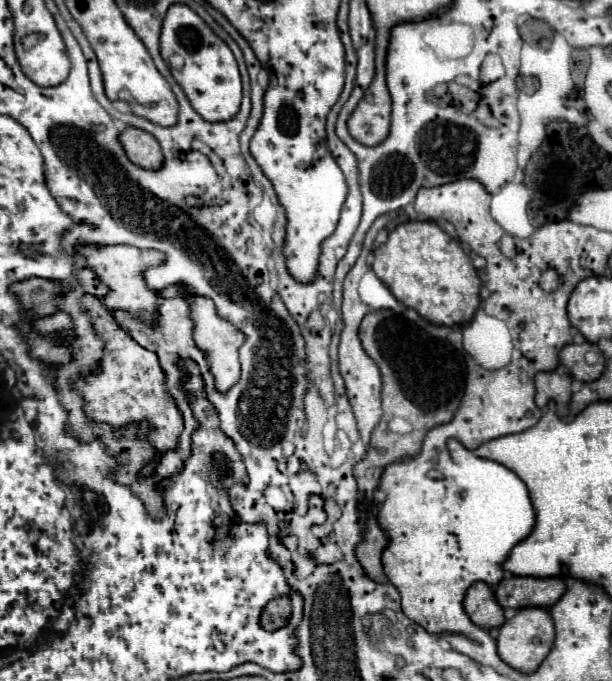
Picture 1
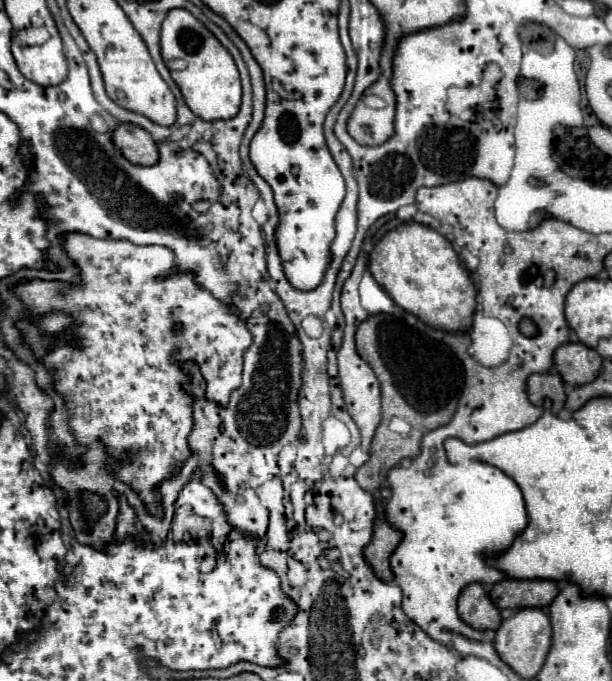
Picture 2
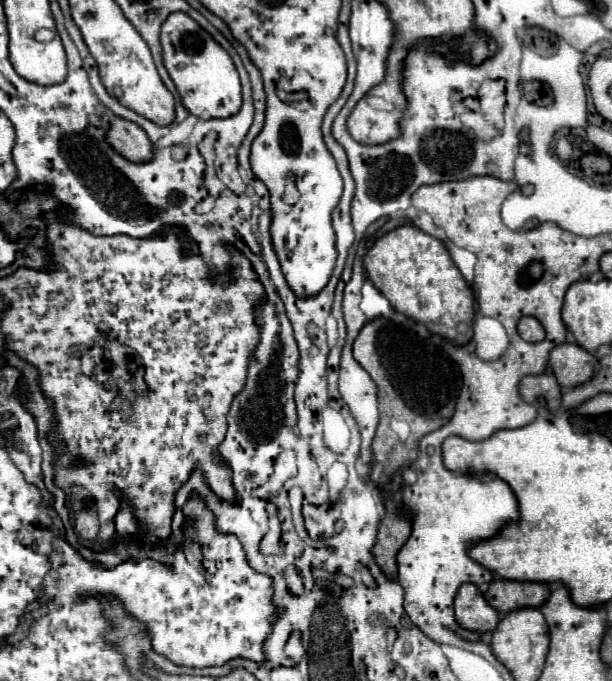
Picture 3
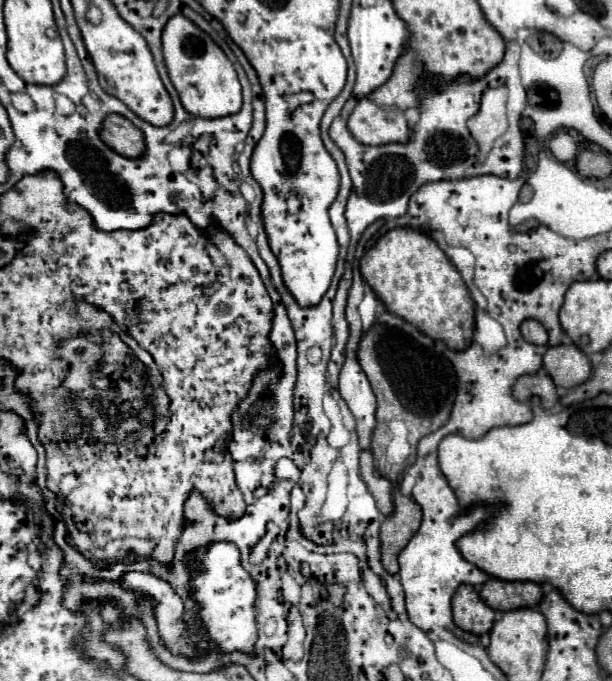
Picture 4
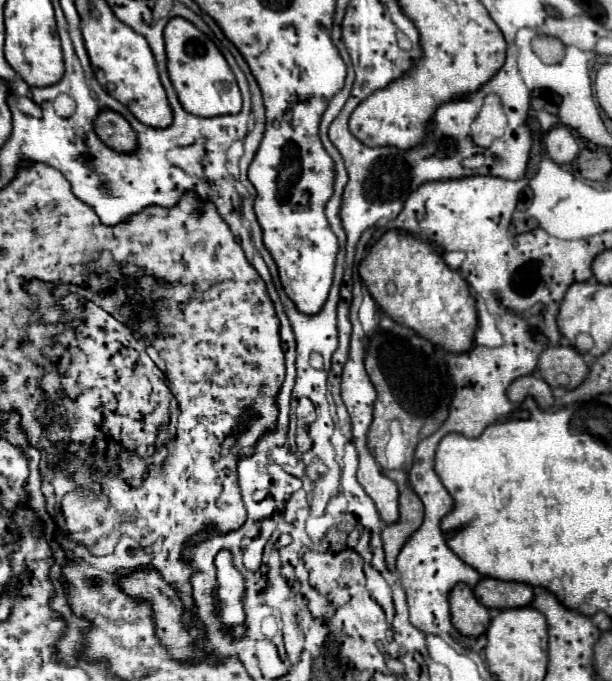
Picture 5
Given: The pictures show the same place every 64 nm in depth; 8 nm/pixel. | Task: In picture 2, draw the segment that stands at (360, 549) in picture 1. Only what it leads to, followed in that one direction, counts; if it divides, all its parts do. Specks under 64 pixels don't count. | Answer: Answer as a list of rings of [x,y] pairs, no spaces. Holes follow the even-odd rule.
[[[378,516],[374,520],[372,542],[364,548],[364,558],[382,582],[392,582],[394,580],[392,570],[390,570],[390,554],[394,552],[394,548],[398,546],[400,540],[402,540],[402,534],[398,530],[394,530],[384,520],[384,516]]]

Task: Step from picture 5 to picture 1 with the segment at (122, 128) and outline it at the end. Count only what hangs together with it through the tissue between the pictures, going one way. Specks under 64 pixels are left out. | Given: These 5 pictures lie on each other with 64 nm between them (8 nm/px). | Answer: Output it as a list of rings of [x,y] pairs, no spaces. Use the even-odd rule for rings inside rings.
[[[128,126],[120,134],[120,142],[124,144],[124,150],[126,150],[128,158],[132,160],[132,164],[136,164],[144,170],[158,170],[164,164],[162,148],[152,134],[144,132],[140,128]]]

